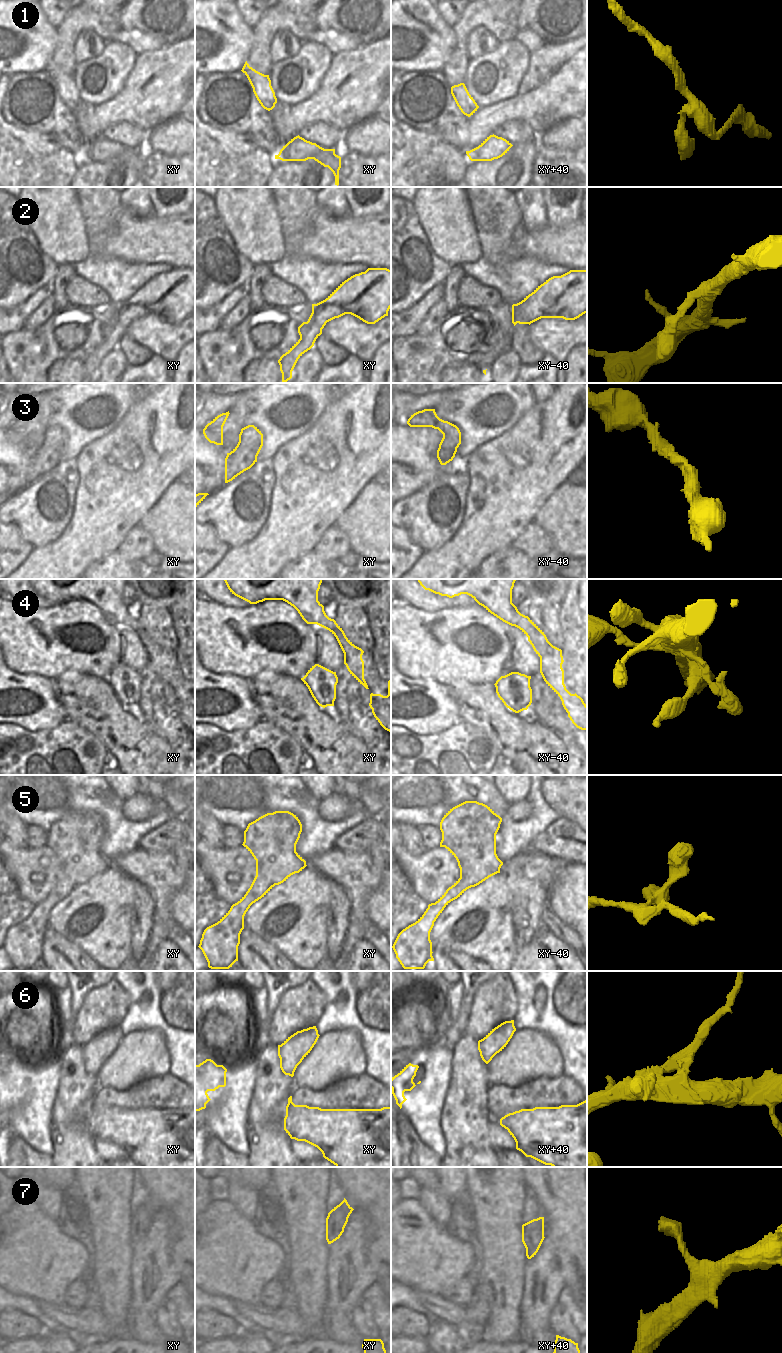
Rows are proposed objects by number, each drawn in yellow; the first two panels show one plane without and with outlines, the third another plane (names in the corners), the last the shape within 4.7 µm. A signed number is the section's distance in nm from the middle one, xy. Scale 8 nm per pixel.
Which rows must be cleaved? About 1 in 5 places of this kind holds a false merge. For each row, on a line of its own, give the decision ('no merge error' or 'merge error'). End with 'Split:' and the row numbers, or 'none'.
1: no merge error
2: no merge error
3: no merge error
4: no merge error
5: no merge error
6: merge error
7: no merge error
Split: 6

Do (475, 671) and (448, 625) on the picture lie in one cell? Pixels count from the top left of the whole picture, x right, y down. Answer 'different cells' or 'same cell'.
same cell

